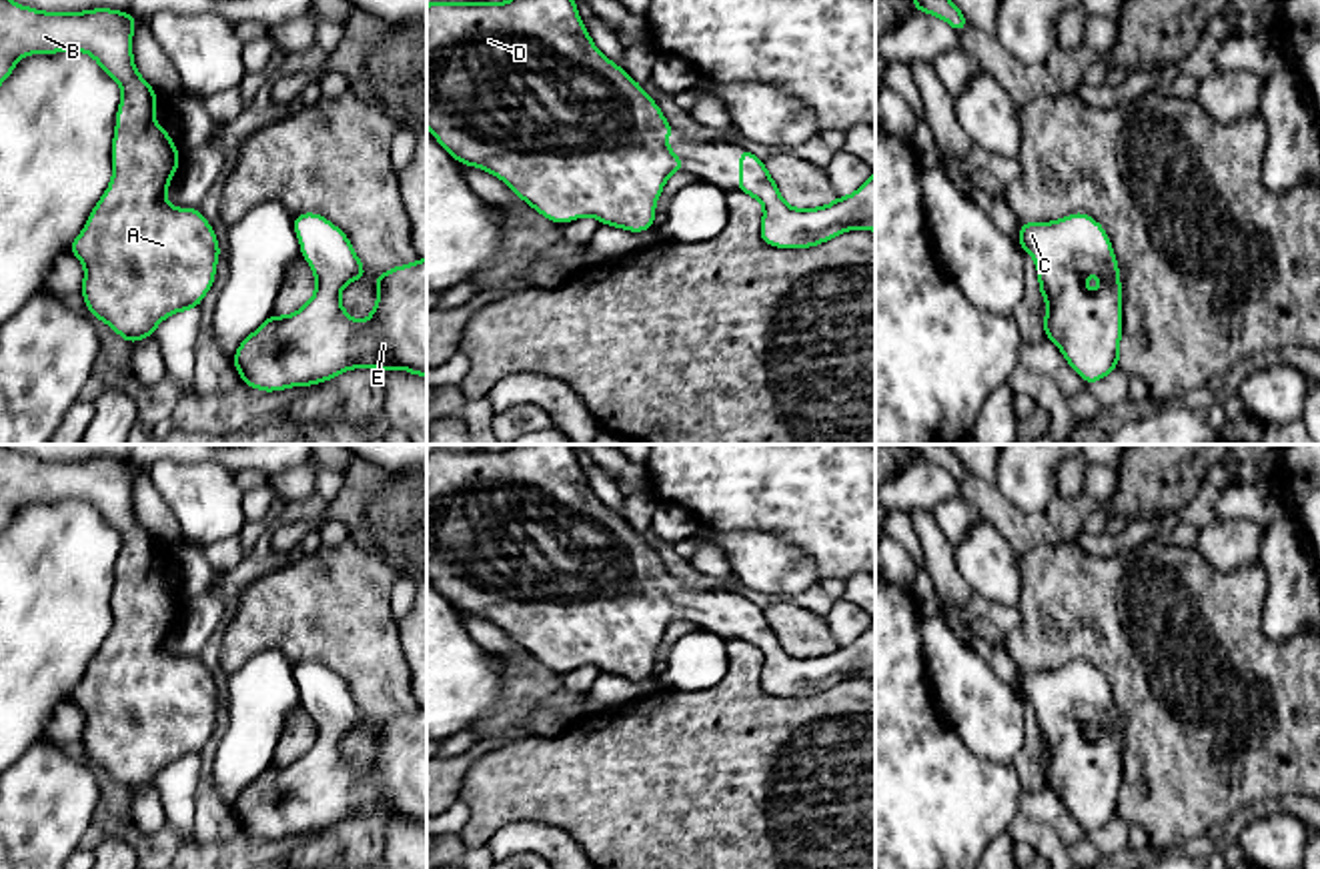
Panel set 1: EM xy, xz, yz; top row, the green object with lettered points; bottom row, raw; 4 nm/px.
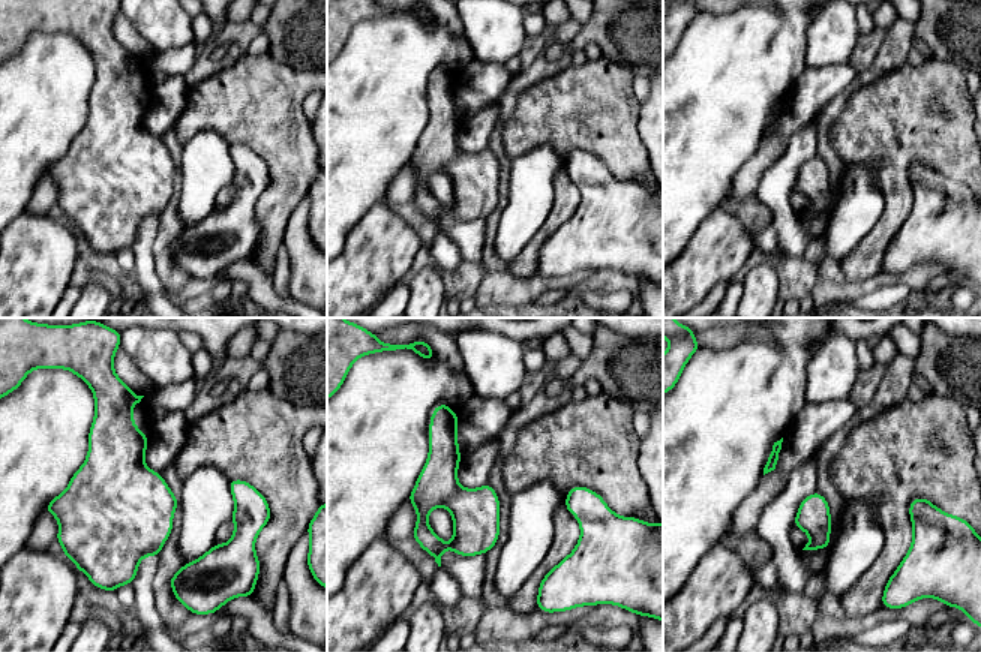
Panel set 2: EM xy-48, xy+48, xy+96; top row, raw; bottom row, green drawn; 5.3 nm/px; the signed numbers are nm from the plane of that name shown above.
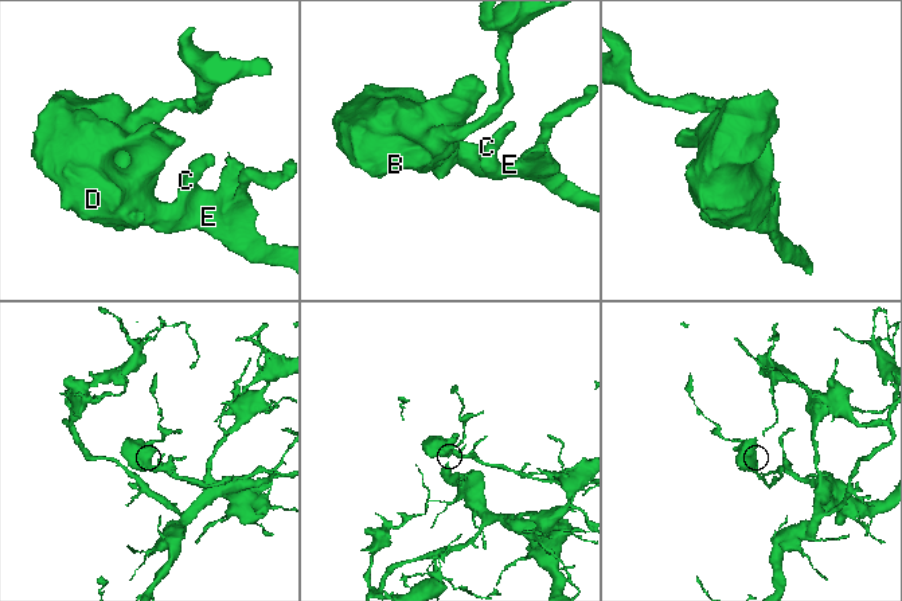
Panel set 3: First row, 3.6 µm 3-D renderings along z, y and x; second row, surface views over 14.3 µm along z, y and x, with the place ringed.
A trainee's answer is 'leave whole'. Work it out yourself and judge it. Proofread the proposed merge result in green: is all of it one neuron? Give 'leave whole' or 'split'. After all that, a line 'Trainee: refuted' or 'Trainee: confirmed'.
leave whole
Trainee: confirmed

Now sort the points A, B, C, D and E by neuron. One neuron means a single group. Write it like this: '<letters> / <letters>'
A B C D E

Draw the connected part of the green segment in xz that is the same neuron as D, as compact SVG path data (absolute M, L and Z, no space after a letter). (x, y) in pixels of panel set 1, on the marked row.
M575 0L427 4L427 128L459 164L495 174L557 224L595 216L629 232L649 230L667 178L685 170L667 146L675 128L643 86L597 50Z

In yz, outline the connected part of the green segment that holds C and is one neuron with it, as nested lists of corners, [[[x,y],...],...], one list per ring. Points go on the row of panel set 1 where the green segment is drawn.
[[[1086,212],[1052,222],[1020,222],[1020,248],[1034,256],[1040,296],[1048,302],[1042,318],[1046,336],[1062,350],[1086,384],[1120,366],[1122,284],[1108,232]]]

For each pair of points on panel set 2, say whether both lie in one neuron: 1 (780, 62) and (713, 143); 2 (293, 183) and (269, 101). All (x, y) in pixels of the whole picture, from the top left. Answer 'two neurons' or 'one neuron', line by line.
1: one neuron
2: one neuron

